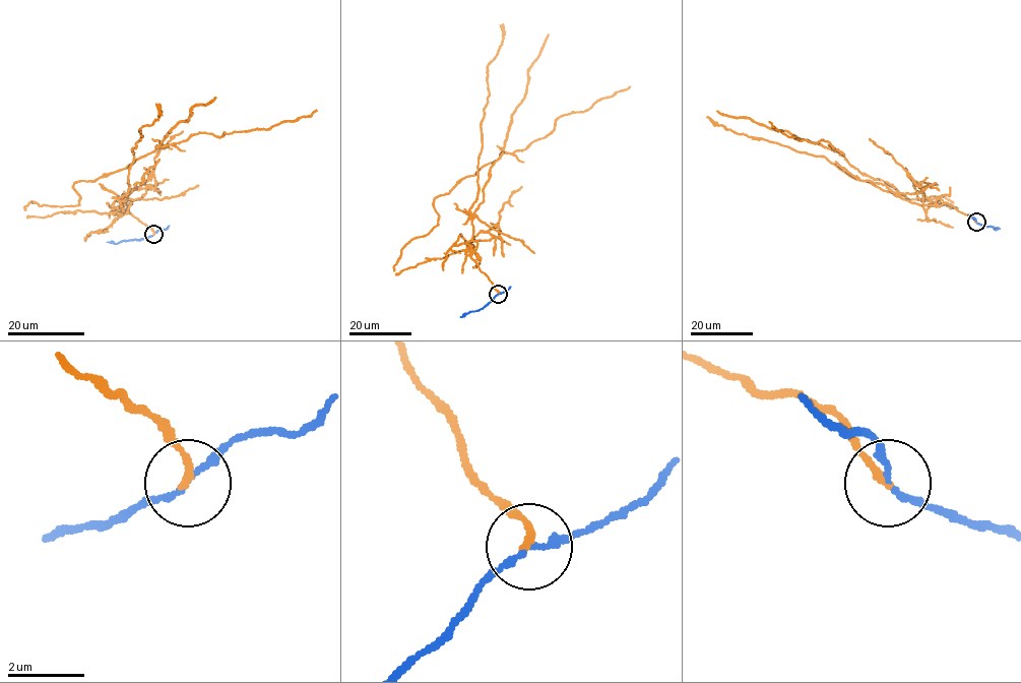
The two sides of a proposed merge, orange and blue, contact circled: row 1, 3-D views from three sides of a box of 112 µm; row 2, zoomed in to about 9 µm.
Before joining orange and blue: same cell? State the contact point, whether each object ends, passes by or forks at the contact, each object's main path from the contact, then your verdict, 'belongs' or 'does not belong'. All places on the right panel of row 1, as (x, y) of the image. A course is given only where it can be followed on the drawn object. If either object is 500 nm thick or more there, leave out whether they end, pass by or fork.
place (976, 222); orange ends; blue passes by; course orange (975, 222), (948, 203), (933, 205), (956, 207), (941, 195), (908, 198), (824, 140), (788, 137), (769, 122); course blue (975, 222), (999, 229); does not belong

